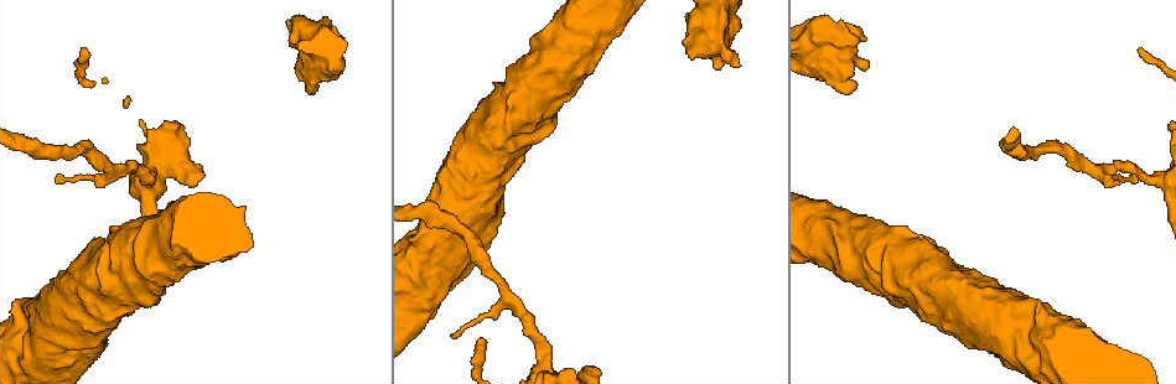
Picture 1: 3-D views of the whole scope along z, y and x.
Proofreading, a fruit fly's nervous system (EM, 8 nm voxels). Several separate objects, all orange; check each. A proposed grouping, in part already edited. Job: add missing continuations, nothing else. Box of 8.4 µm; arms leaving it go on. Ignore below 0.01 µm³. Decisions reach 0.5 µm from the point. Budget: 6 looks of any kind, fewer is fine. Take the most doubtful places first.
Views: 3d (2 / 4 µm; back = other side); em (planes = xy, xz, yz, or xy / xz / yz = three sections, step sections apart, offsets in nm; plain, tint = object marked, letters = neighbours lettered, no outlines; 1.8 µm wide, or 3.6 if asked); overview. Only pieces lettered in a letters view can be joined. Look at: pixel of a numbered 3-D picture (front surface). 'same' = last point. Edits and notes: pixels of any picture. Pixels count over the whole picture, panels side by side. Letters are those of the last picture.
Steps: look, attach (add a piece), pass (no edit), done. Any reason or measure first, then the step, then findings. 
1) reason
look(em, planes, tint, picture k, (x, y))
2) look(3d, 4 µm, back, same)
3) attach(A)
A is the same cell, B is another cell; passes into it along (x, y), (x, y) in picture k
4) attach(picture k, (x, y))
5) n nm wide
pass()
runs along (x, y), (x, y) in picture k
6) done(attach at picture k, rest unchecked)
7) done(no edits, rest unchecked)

branch stops here
look(em, 3.6 µm, planes, letters, picture 1, (724, 64))

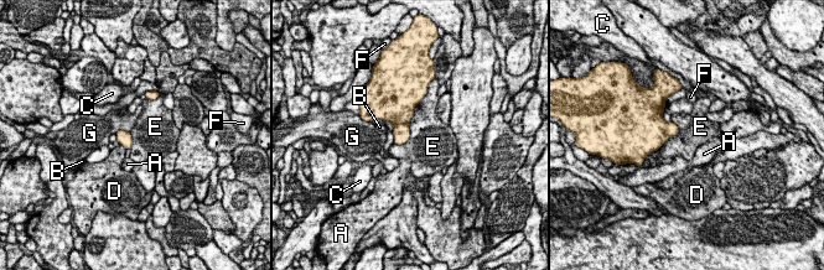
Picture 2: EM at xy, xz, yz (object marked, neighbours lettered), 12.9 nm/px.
E touches over 750 nm
pass()
A, B, C, D, E, F and G are other cells; border along (424, 97), (409, 138), (394, 144) in picture 2; no lettered piece goes on from it

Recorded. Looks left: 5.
calibre changes
look(em, 3.6 µm, xz, step 16, tint, picture 1, (148, 179))

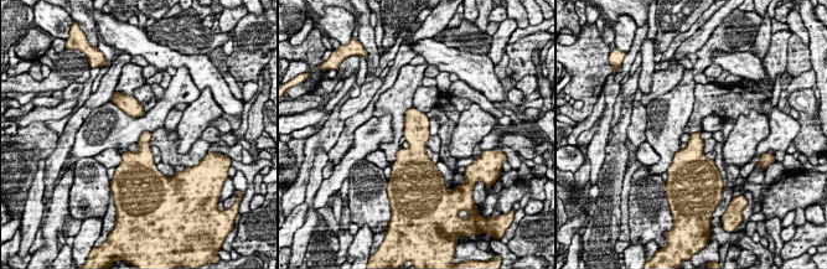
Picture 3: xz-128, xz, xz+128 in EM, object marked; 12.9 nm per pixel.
another direction
look(em, 3.6 µm, planes, letters, same)

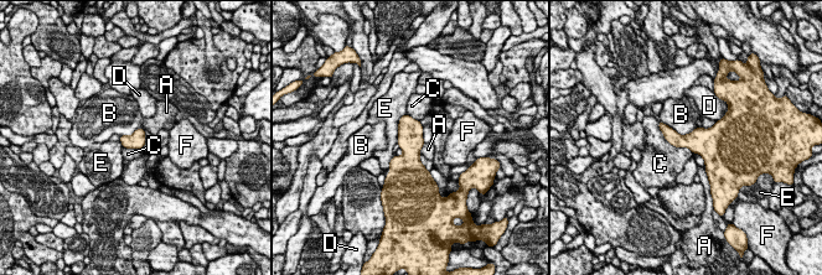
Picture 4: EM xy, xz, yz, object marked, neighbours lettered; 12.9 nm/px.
pass()
A, B, C, D, E and F are other cells; border along (120, 136), (143, 129), (146, 139) in picture 4; no lettered piece goes on from it

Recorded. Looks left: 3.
thick end
look(3d, 4 µm, picture 1, (902, 306))

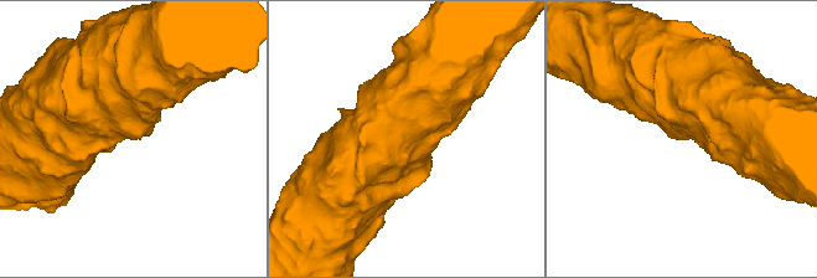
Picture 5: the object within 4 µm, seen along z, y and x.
look(em, 3.6 µm, planes, letters, picture 5, (149, 132))

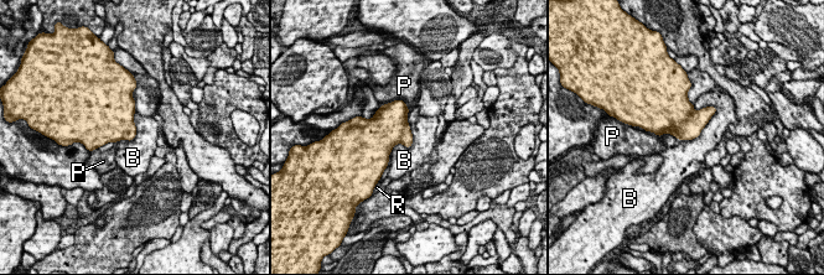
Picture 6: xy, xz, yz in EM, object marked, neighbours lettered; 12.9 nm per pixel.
pass()
B, P and R are other cells; border along (716, 107), (696, 136), (659, 136) in picture 6; none of them fits

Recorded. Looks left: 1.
done(no edits, rest unchecked)

